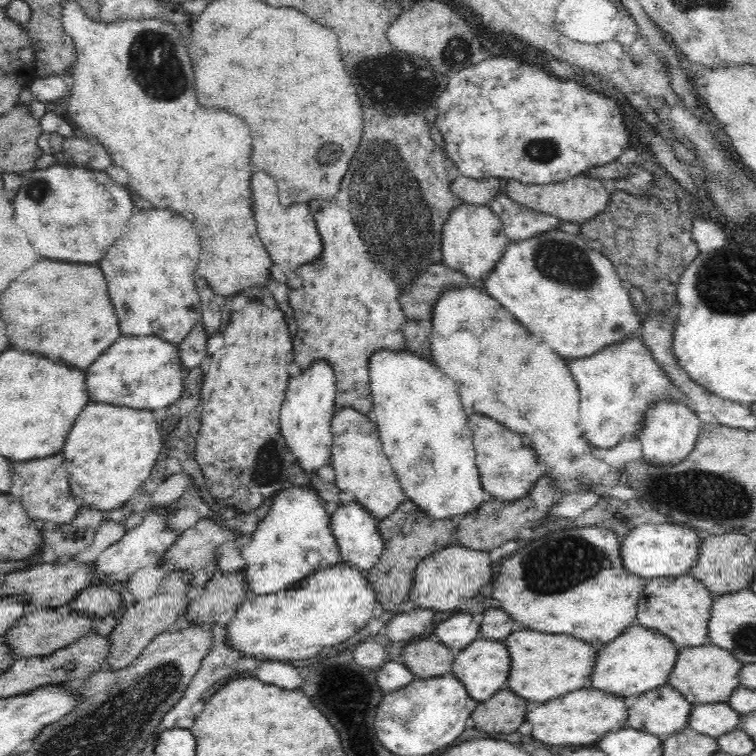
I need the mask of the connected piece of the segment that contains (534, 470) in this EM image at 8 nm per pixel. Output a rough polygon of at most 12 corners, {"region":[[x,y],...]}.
{"region":[[480,414],[468,424],[483,489],[508,502],[544,472],[522,436]]}

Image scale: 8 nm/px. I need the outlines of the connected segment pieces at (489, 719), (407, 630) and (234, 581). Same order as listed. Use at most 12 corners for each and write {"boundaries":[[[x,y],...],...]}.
{"boundaries":[[[508,690],[474,708],[471,725],[508,734],[524,722],[526,700]],[[432,609],[396,612],[386,636],[402,646],[434,622]],[[244,568],[214,572],[189,620],[227,624],[249,596]]]}

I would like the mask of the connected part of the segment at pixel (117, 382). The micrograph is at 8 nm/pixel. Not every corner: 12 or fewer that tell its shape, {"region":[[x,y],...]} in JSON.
{"region":[[118,338],[86,370],[90,400],[151,411],[184,390],[178,346]]}

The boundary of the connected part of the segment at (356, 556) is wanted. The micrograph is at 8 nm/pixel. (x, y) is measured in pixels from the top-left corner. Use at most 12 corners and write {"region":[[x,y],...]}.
{"region":[[356,500],[330,518],[341,562],[364,572],[384,552],[376,519]]}

